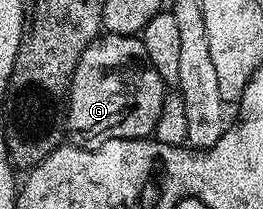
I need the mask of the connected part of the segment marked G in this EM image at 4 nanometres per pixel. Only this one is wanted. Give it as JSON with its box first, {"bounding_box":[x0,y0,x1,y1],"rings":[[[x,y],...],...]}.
{"bounding_box":[66,36,165,147],"rings":[[[100,36],[89,47],[85,47],[71,76],[71,87],[66,92],[66,136],[79,147],[94,147],[109,139],[151,137],[154,129],[159,125],[159,116],[163,113],[163,91],[165,91],[164,81],[154,69],[142,40],[138,36]]]}

